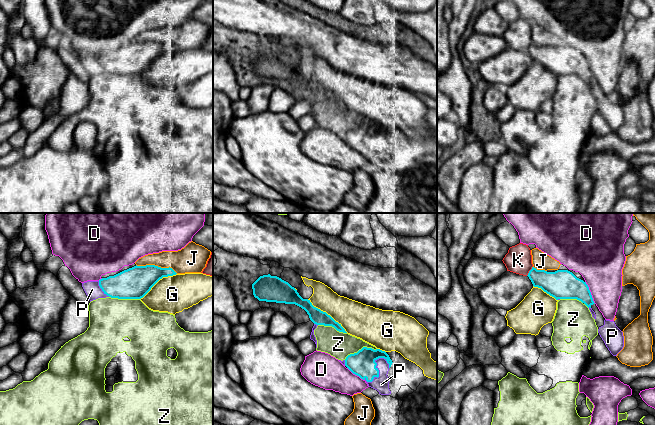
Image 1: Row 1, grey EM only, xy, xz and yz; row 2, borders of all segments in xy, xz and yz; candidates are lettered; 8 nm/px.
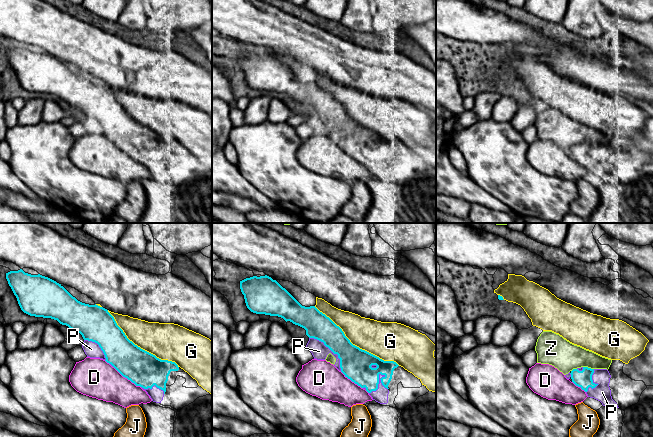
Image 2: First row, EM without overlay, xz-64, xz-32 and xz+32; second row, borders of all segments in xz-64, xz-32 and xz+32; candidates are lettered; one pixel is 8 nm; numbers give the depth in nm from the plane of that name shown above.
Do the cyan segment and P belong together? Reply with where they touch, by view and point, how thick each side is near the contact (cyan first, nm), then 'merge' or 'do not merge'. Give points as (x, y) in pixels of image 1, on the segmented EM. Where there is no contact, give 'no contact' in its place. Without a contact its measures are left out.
meets cyan in xz at (378, 370); 200 nm thick on the cyan side, 120 nm on the other; merge

